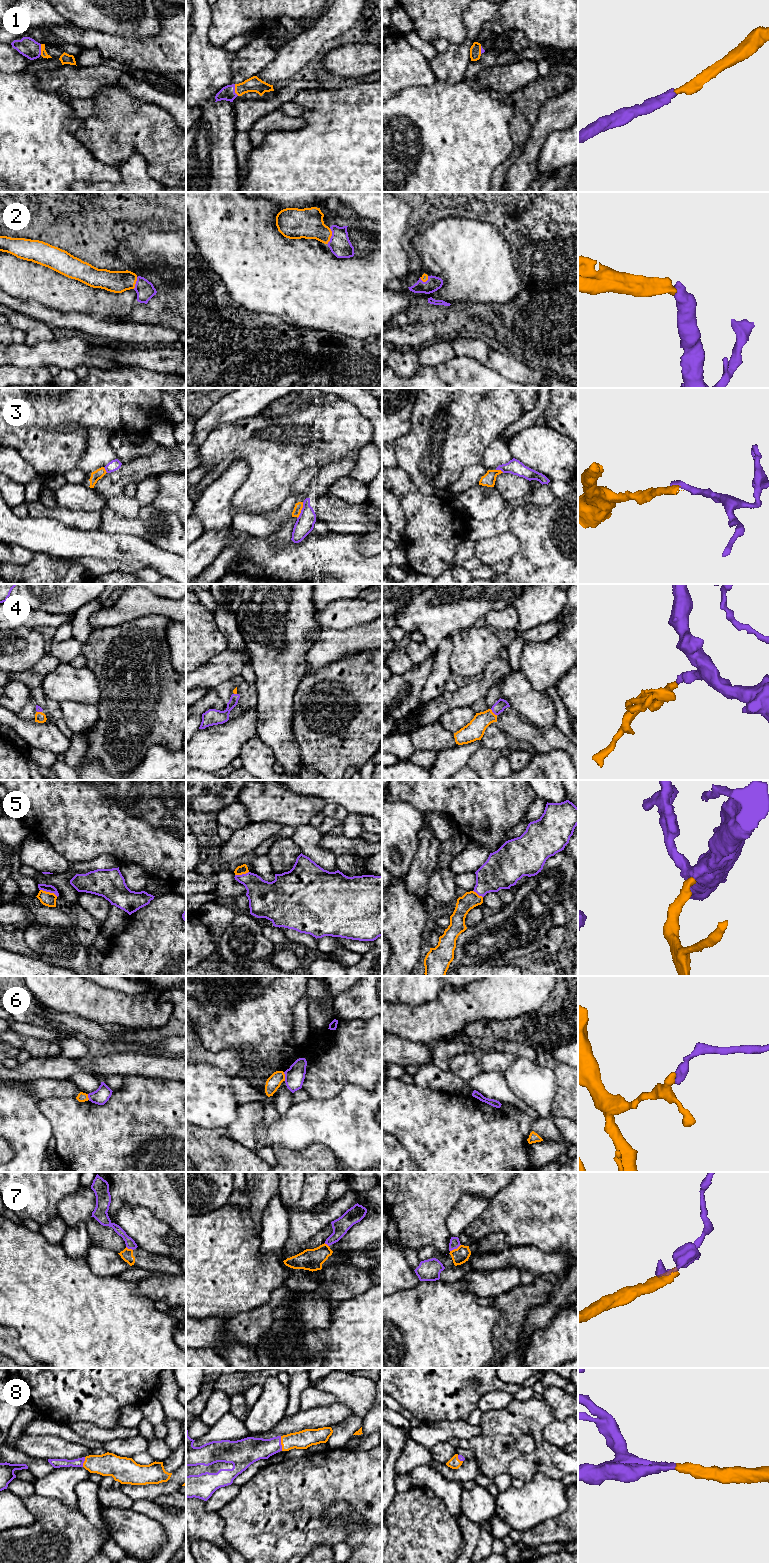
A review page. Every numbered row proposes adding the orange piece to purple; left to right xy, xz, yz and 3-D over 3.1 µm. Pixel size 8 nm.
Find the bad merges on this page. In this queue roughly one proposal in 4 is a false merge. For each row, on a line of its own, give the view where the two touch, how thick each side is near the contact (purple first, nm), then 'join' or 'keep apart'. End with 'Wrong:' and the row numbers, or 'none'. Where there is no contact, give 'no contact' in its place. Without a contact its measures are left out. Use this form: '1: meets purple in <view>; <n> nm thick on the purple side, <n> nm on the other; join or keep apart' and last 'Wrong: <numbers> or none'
1: meets purple in xz; 120 nm thick on the purple side, 120 nm on the other; join
2: meets purple in xz; 170 nm thick on the purple side, 240 nm on the other; join
3: meets purple in xz; 150 nm thick on the purple side, 70 nm on the other; keep apart
4: meets purple in yz; 90 nm thick on the purple side, 150 nm on the other; join
5: meets purple in xy; 60 nm thick on the purple side, 110 nm on the other; join
6: meets purple in xz; 160 nm thick on the purple side, 110 nm on the other; keep apart
7: meets purple in yz; 80 nm thick on the purple side, 130 nm on the other; keep apart
8: meets purple in xz; 200 nm thick on the purple side, 150 nm on the other; join
Wrong: 3, 6, 7

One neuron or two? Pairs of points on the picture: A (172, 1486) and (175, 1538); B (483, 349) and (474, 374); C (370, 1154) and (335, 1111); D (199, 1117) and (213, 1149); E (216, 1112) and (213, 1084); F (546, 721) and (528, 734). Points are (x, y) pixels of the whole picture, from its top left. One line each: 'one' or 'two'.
A: two
B: two
C: one
D: two
E: one
F: two

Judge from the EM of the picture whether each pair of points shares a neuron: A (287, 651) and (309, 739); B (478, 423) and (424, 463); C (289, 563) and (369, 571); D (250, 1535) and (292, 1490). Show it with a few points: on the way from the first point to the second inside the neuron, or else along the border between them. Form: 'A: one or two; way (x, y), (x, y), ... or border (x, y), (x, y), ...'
A: two; border (305, 674), (300, 680), (293, 696), (292, 710)
B: one; way (465, 423), (437, 450)
C: one; way (309, 562), (344, 562), (349, 567)
D: one; way (261, 1524), (284, 1501)

